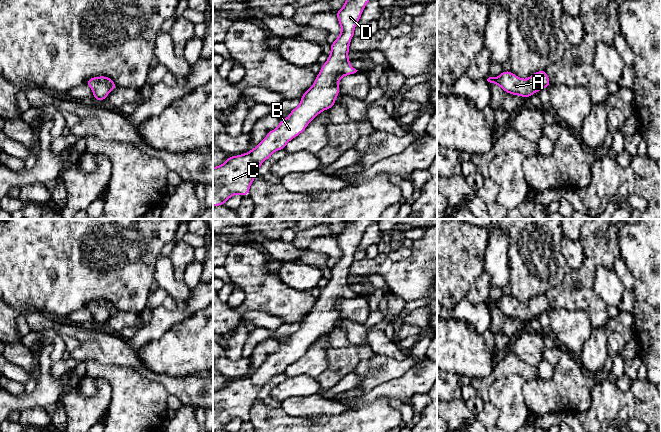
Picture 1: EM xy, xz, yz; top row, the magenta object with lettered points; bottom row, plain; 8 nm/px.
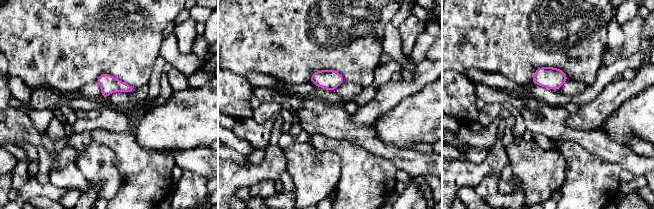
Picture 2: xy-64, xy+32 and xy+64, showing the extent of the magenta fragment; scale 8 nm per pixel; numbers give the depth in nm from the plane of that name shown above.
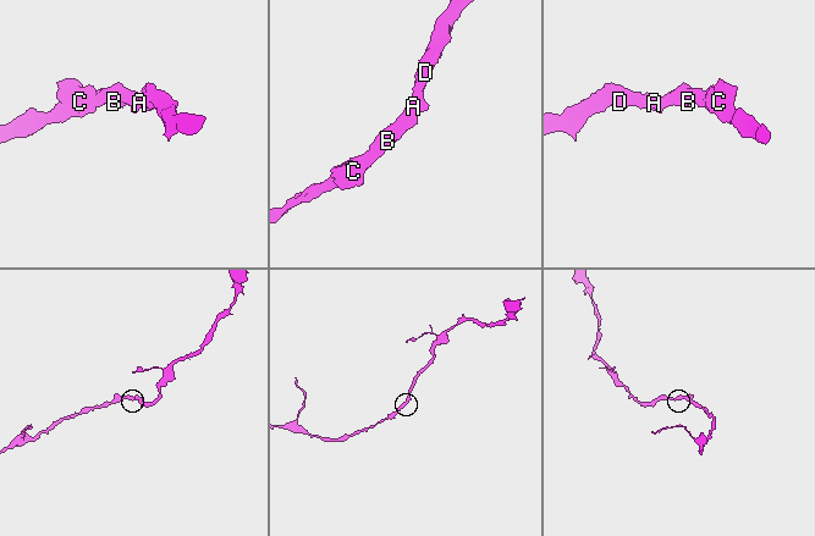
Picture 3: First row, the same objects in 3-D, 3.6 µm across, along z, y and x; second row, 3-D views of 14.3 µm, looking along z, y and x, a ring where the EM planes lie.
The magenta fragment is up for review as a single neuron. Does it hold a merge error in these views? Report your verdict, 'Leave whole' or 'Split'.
Leave whole

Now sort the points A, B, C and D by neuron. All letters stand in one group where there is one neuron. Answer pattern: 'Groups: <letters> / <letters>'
Groups: A B C D

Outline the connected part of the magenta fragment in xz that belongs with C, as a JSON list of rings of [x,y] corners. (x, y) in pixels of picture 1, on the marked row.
[[[346,0],[336,12],[341,33],[330,45],[331,53],[321,66],[314,85],[304,92],[300,104],[289,116],[280,120],[279,126],[269,131],[255,148],[245,154],[229,156],[225,163],[213,168],[213,206],[225,205],[236,194],[248,196],[262,163],[275,151],[285,149],[286,144],[301,134],[318,114],[335,105],[340,79],[358,71],[350,65],[349,44],[369,1]]]

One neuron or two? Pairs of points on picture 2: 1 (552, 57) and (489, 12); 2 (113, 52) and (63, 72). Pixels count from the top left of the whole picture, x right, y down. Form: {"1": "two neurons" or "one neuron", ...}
{"1": "one neuron", "2": "one neuron"}

